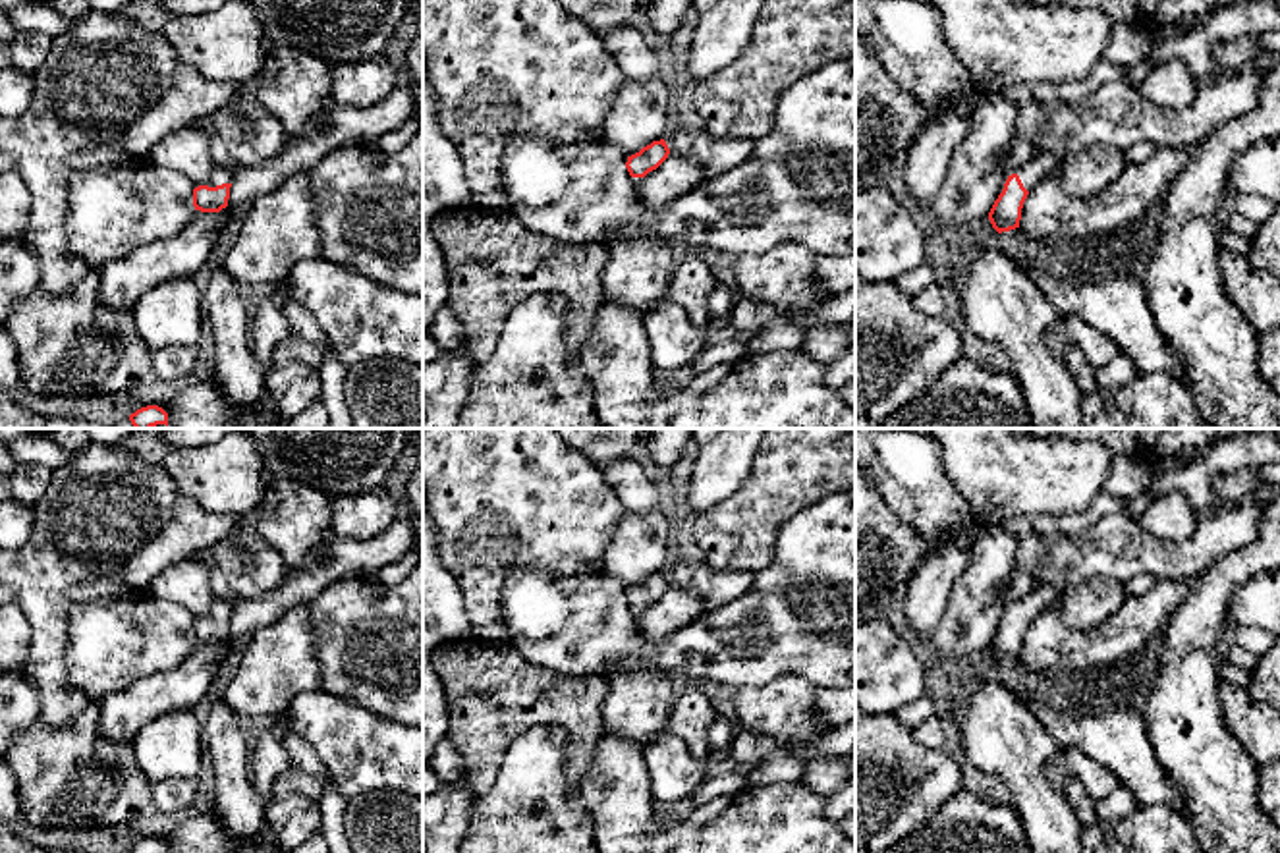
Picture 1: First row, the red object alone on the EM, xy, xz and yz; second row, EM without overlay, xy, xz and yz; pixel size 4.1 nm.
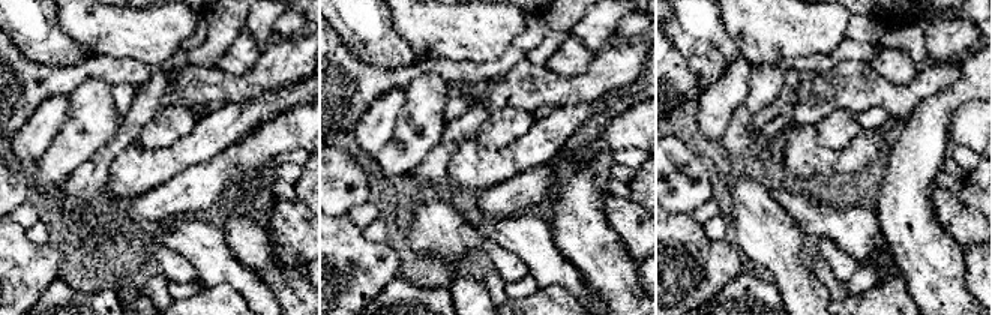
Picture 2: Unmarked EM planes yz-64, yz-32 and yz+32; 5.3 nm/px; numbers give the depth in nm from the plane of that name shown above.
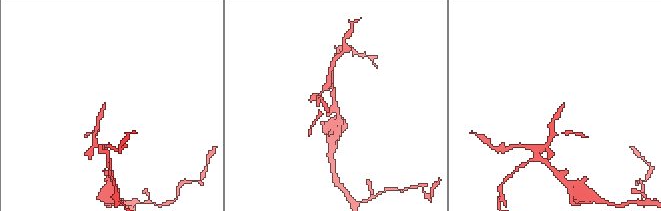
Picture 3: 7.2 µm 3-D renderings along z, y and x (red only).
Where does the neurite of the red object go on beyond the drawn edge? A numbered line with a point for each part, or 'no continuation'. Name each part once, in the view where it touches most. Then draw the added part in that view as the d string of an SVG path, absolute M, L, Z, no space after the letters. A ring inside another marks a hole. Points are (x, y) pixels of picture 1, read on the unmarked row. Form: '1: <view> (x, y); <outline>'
1: yz (1033, 603); M1035 587L1033 591L1025 592L1021 598L1012 602L1008 608L1017 606L1023 619L1031 623L1043 610L1058 606L1064 592L1054 587Z

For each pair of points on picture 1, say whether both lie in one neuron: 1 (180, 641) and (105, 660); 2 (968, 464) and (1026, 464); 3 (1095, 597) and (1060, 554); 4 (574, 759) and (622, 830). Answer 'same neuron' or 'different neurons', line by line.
1: same neuron
2: same neuron
3: different neurons
4: different neurons

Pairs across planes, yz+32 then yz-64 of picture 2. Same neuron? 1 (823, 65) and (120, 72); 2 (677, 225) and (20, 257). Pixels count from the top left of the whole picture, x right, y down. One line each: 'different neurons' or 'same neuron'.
1: same neuron
2: same neuron

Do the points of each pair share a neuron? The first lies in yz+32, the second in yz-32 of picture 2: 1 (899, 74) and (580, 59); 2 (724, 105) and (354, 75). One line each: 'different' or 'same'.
1: same
2: different

